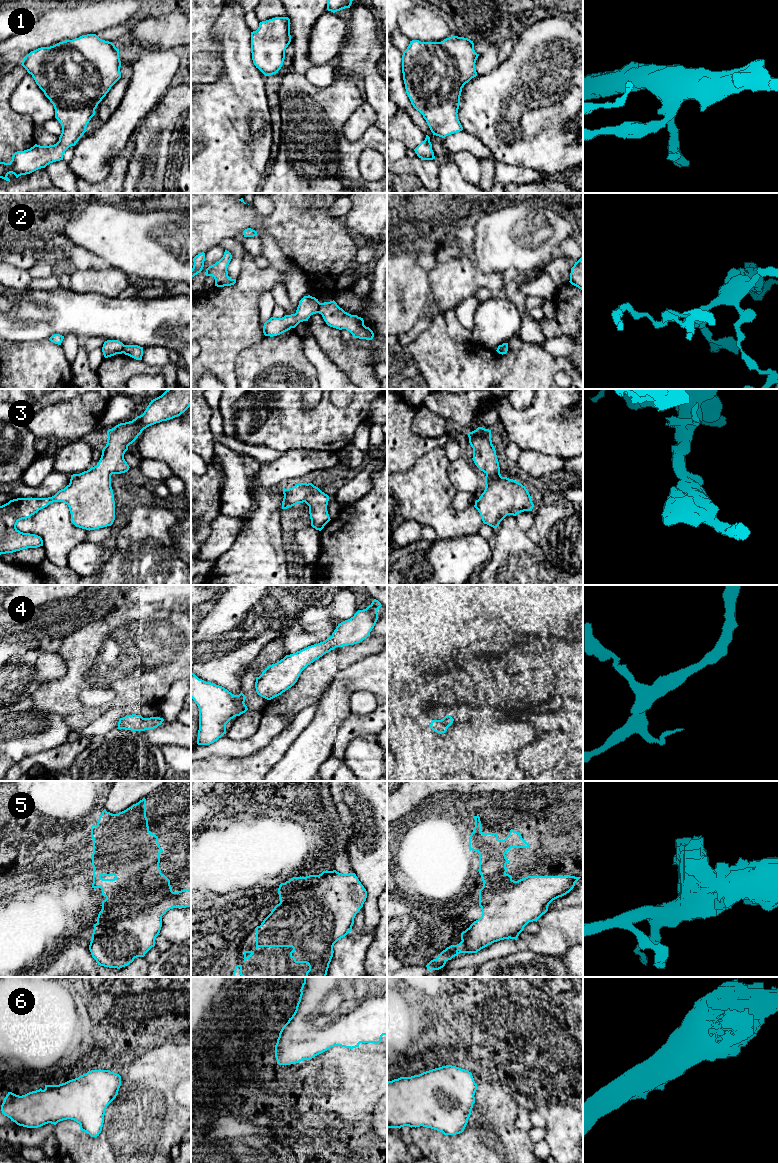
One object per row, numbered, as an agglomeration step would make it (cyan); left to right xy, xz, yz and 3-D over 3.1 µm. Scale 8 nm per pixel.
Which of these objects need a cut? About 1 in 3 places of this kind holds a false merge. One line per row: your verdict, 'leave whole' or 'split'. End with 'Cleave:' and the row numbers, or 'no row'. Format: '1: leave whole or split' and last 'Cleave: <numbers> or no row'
1: leave whole
2: split
3: leave whole
4: leave whole
5: leave whole
6: leave whole
Cleave: 2

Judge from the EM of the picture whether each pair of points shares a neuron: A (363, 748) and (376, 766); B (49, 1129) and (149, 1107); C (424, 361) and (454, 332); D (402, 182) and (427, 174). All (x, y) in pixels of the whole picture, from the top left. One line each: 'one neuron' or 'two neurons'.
A: one neuron
B: two neurons
C: two neurons
D: two neurons

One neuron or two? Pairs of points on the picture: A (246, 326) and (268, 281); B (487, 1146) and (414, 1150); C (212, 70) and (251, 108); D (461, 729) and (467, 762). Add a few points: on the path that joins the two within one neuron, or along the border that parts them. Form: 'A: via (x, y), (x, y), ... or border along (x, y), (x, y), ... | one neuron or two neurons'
A: via (246, 314), (246, 298), (256, 288) | one neuron
B: border along (407, 1143), (413, 1143), (421, 1152) | two neurons
C: border along (220, 53), (223, 73), (215, 81), (201, 85) | two neurons
D: border along (447, 734), (461, 747), (475, 751) | two neurons

